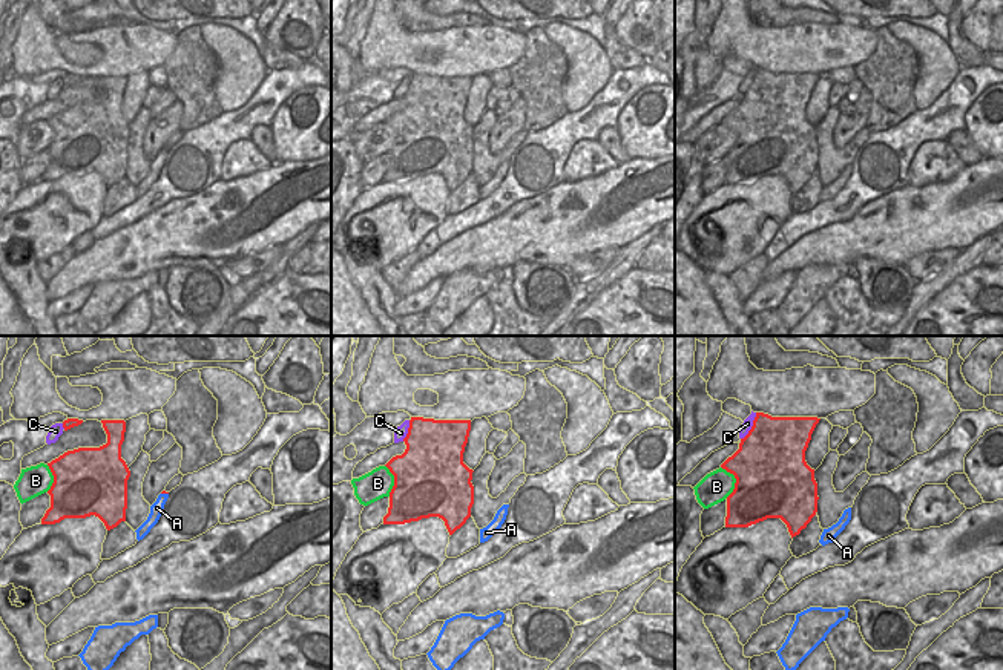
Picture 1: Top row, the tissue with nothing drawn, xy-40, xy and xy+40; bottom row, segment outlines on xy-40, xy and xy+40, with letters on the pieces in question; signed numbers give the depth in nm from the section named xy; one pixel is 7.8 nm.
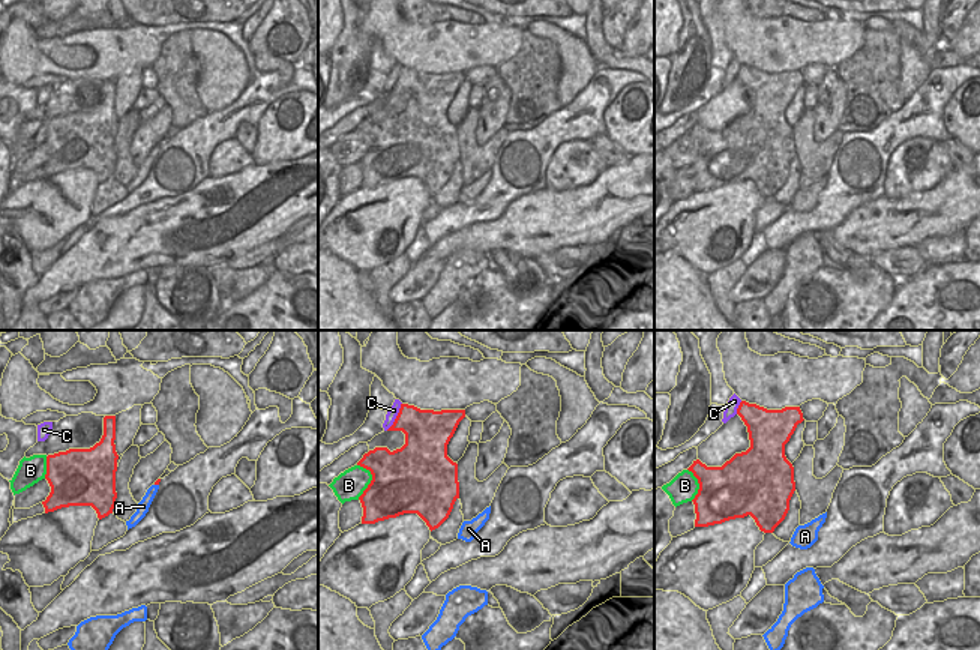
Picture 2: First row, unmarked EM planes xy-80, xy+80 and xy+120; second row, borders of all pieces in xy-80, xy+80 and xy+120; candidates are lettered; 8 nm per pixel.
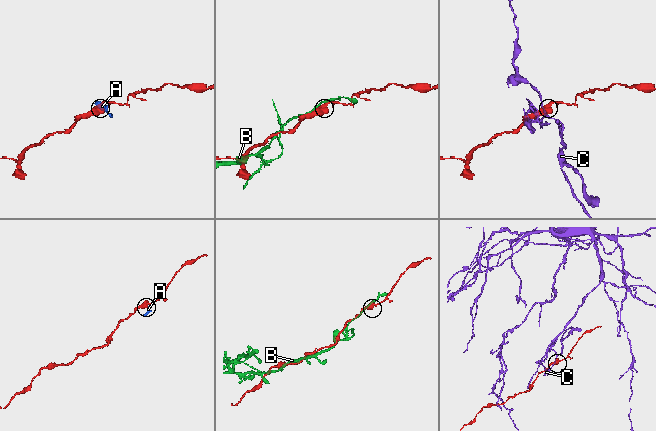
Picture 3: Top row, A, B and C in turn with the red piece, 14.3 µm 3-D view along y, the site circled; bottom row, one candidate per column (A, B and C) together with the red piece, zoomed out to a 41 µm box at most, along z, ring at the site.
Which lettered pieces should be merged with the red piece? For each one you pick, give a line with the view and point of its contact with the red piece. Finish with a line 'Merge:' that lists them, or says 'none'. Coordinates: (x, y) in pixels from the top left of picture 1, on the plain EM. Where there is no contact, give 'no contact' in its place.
Merge: none

